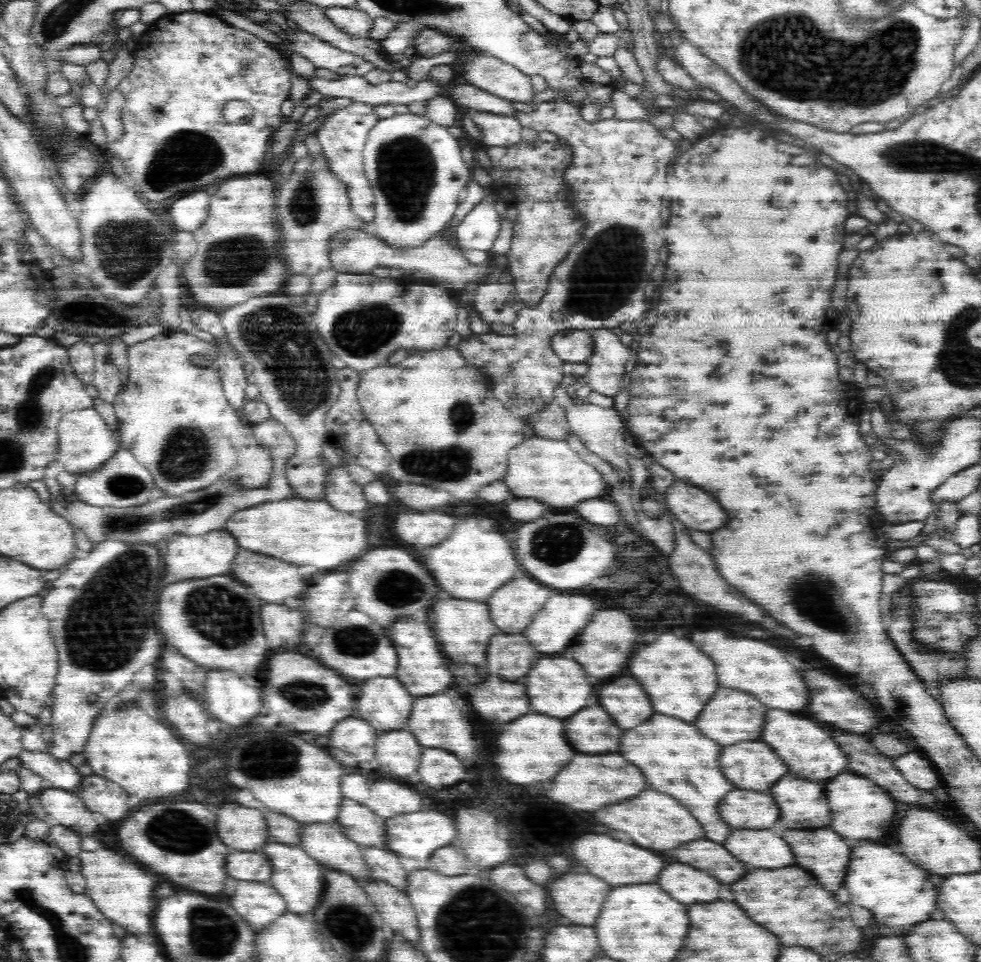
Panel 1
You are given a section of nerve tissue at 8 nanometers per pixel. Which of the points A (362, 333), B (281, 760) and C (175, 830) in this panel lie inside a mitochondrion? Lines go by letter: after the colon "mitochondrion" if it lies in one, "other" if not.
A: mitochondrion
B: mitochondrion
C: mitochondrion

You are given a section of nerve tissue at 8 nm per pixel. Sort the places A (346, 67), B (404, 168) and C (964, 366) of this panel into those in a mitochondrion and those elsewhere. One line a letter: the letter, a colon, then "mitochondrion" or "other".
A: other
B: mitochondrion
C: mitochondrion

